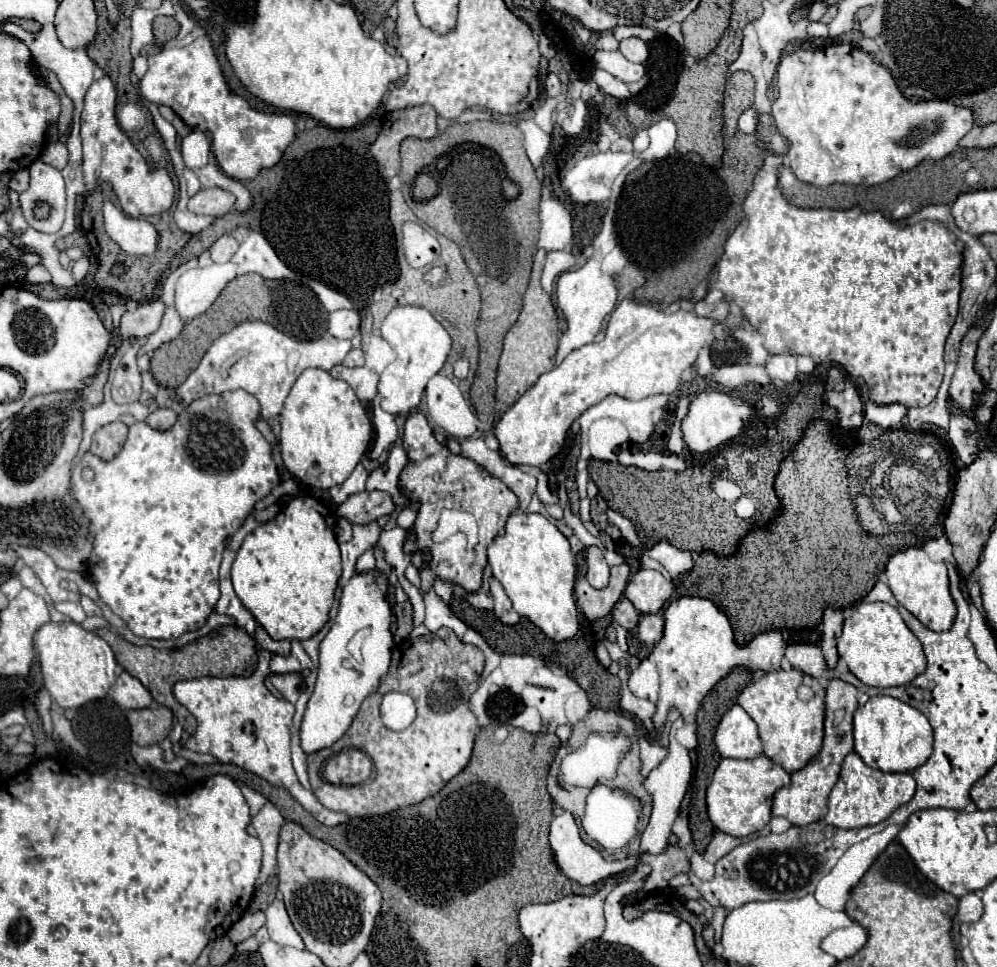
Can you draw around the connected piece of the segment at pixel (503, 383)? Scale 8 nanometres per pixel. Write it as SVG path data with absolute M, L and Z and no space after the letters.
M537 250L535 262L533 262L533 272L531 272L531 282L529 288L523 296L523 310L519 314L519 320L511 326L503 340L503 352L499 358L499 368L497 368L497 398L513 404L535 380L543 374L549 372L555 364L555 352L557 352L557 314L551 302L551 296L543 292L539 284L539 276L543 270L543 260L545 252Z

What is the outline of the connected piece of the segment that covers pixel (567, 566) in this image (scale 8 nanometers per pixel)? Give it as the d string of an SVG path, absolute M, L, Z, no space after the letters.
M513 512L507 520L505 534L495 536L489 546L489 564L519 616L529 618L555 642L569 640L577 634L579 610L573 596L577 576L575 558L567 538L543 514Z

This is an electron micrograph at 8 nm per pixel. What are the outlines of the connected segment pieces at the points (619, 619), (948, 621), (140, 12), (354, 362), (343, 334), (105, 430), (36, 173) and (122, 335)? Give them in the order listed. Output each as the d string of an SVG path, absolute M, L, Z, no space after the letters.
M621 598L621 600L615 604L611 616L613 616L613 620L615 620L617 624L621 624L623 628L633 630L633 628L637 626L641 614L635 610L635 606L633 606L627 598Z
M927 542L924 543L921 547L909 548L909 550L905 550L905 552L897 552L895 556L891 556L891 560L889 560L889 564L887 564L887 568L885 568L885 574L887 574L887 578L889 578L889 588L891 588L891 592L895 594L895 598L897 598L897 602L899 602L901 606L905 606L905 608L907 608L907 610L909 610L909 612L911 612L911 614L913 614L913 616L915 616L915 618L917 618L917 620L921 622L921 624L925 624L927 628L931 628L931 630L935 630L935 632L945 632L945 630L949 630L949 628L953 626L953 620L955 620L955 614L957 614L957 606L955 606L955 602L953 602L953 596L951 596L951 592L949 592L949 576L947 576L947 566L945 566L945 562L933 562L933 560L931 560L931 558L929 558L929 556L927 556L927 554L925 554L923 550L921 550L923 549L923 546L925 546L925 544L927 544Z
M165 2L159 10L145 10L141 6L137 6L131 14L131 48L130 52L133 56L139 54L139 50L147 44L155 44L155 36L153 36L153 18L161 16L161 14L173 14L173 8L169 2Z
M353 348L347 358L343 360L343 366L349 366L349 368L355 368L355 366L363 366L365 364L365 354L361 348Z
M335 310L329 314L329 332L335 338L353 338L359 334L359 314L355 310Z
M109 422L93 434L91 452L99 458L109 460L111 456L115 456L115 452L119 452L123 440L127 440L127 426L123 422Z
M35 160L29 166L31 184L21 192L21 209L28 224L42 230L42 222L34 216L37 202L47 202L51 206L51 220L65 220L65 182L57 168Z
M149 300L143 302L143 306L137 306L133 312L125 312L121 318L121 328L115 334L115 344L121 340L131 340L131 338L141 338L153 334L163 318L165 304L161 300Z

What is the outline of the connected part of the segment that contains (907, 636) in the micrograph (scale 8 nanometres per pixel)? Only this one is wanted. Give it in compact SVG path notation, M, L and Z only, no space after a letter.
M859 602L851 616L843 622L841 638L837 640L841 660L847 662L849 670L867 686L887 688L903 686L915 676L925 672L925 654L917 636L905 626L897 608L885 602Z

